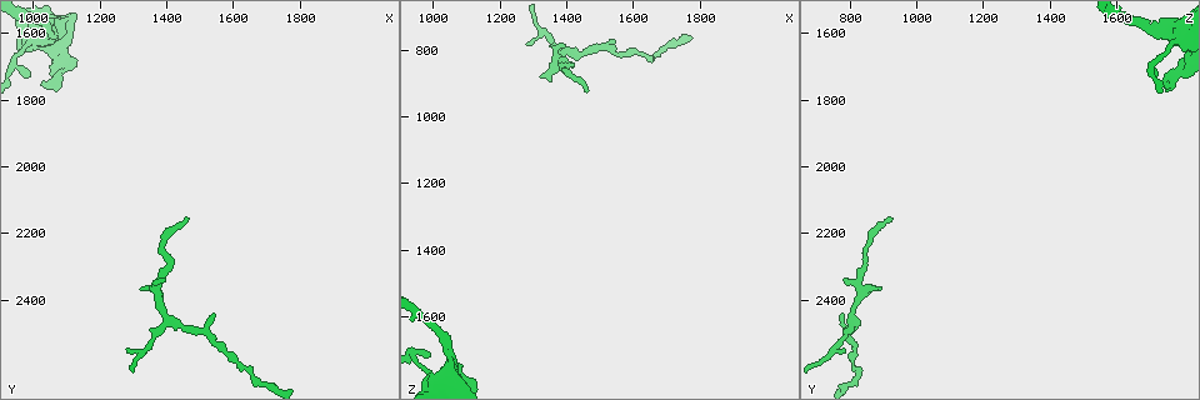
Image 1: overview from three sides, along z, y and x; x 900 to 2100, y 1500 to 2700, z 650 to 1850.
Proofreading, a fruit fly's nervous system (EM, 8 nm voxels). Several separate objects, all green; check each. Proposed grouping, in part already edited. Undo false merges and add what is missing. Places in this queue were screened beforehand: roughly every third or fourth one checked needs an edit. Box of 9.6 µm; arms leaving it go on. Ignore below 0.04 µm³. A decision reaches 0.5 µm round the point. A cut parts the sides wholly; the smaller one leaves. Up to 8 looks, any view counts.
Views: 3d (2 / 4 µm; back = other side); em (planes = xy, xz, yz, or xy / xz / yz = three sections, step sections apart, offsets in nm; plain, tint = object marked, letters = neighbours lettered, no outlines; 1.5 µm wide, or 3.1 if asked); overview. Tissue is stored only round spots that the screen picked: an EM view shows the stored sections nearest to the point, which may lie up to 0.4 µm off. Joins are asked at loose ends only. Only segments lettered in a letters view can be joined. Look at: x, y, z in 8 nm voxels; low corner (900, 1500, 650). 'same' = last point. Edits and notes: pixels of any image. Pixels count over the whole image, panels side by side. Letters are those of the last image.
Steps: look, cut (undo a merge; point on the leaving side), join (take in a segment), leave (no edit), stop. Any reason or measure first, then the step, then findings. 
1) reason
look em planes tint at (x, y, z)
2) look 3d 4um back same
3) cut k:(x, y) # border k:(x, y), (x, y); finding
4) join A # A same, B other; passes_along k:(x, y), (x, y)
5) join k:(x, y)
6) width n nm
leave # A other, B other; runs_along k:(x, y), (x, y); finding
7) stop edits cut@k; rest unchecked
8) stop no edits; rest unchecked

an open end
look 3d 4um back at (1330, 2360, 880)

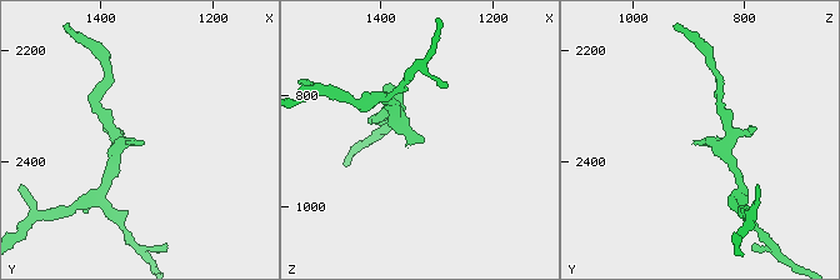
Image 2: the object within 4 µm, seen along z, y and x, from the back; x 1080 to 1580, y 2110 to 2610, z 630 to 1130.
now the EM
look em planes letters at (1325, 2360, 880)

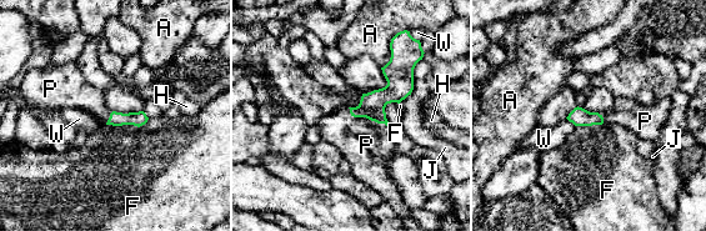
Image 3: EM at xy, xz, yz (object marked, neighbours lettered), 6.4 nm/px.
width 100 nm
join P # A other, F other, H other, J other, P same, W other; passes_along 3:(371, 106), (367, 117), (366, 145); the neuron continues

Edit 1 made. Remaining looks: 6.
branch stops here
look 3d 2um at (1550, 2430, 780)

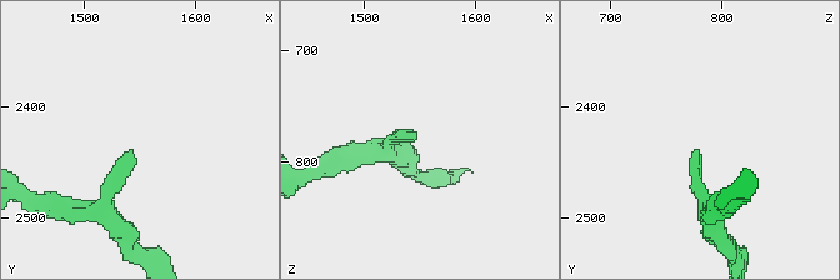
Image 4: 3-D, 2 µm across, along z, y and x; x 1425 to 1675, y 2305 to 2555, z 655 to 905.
now the EM
look em yz step 8 letters at (1544, 2440, 778)

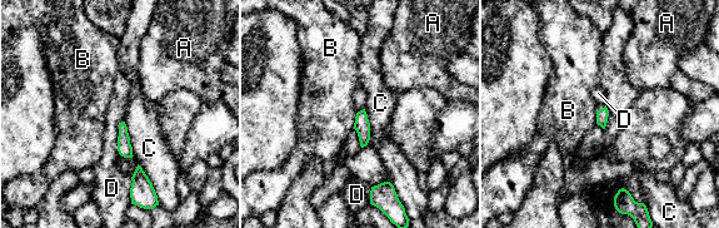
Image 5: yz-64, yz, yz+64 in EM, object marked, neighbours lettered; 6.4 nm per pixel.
leave # A other, B other, C other, D other; border 5:(124, 120), (134, 155); none of them fits

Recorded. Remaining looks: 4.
branch stops here
look em planes letters at (1280, 2550, 780)

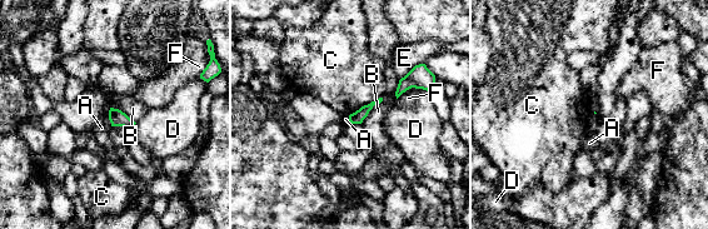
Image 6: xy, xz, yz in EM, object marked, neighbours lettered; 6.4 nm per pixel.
leave # A other, B other, C other, D other, E other, F other; border 6:(108, 113), (111, 125); none of them fits

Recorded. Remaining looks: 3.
stop edits join@3; rest unchecked

